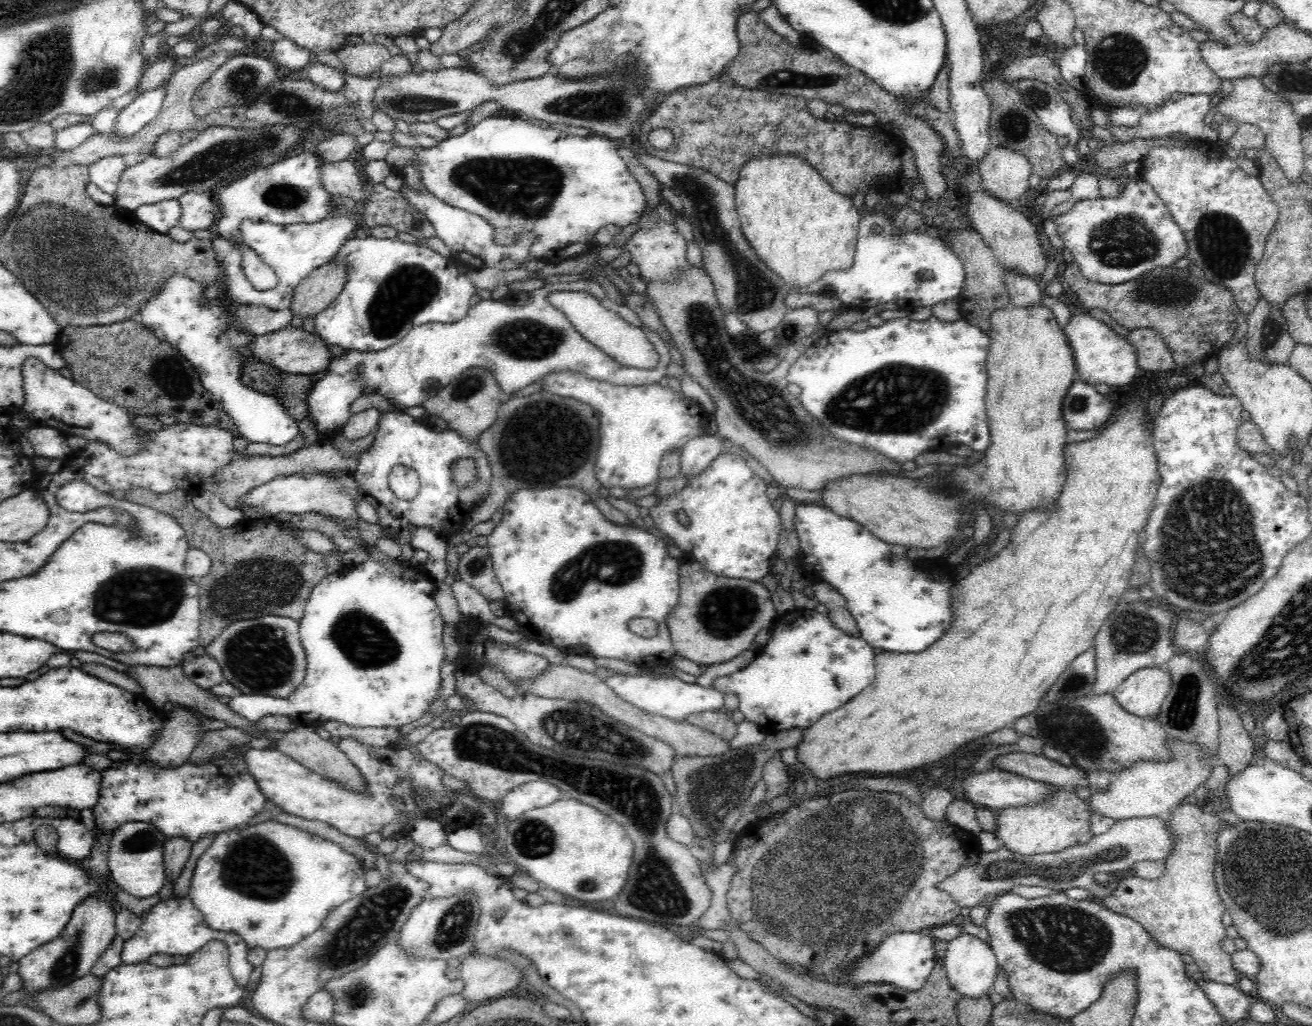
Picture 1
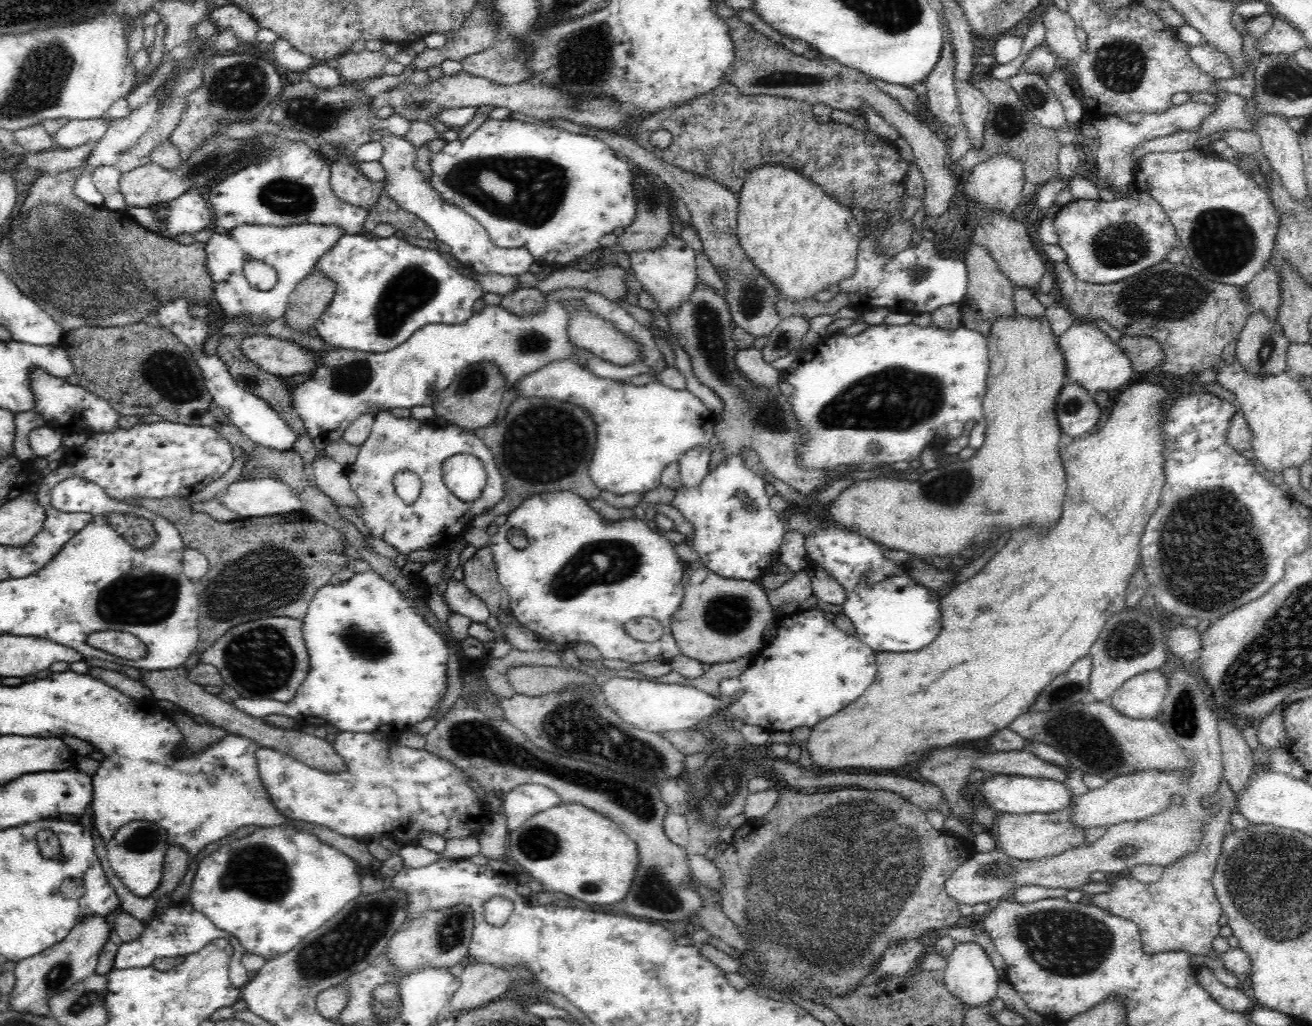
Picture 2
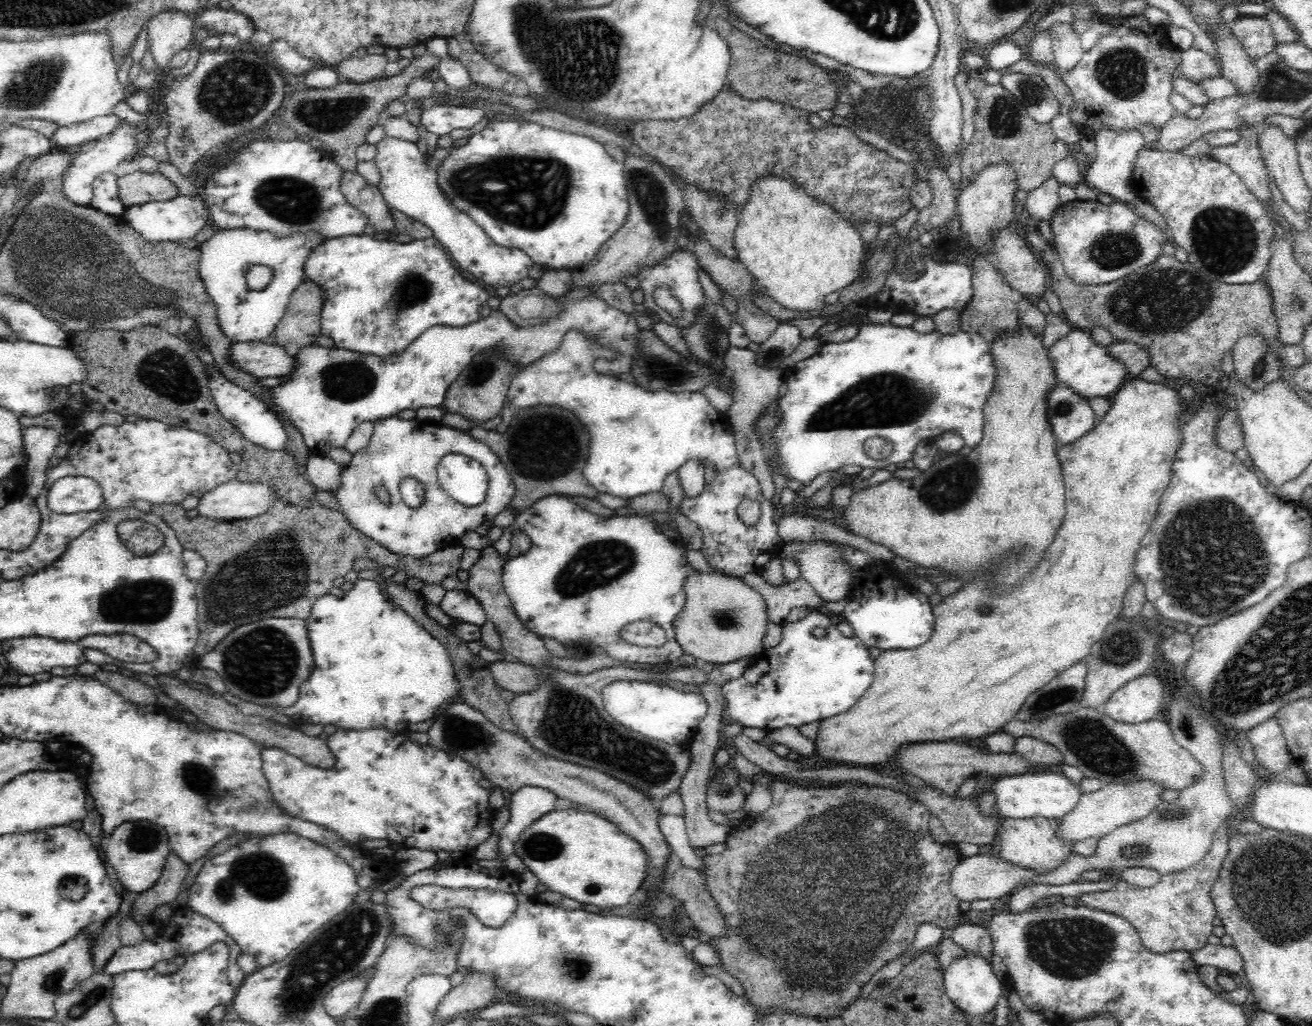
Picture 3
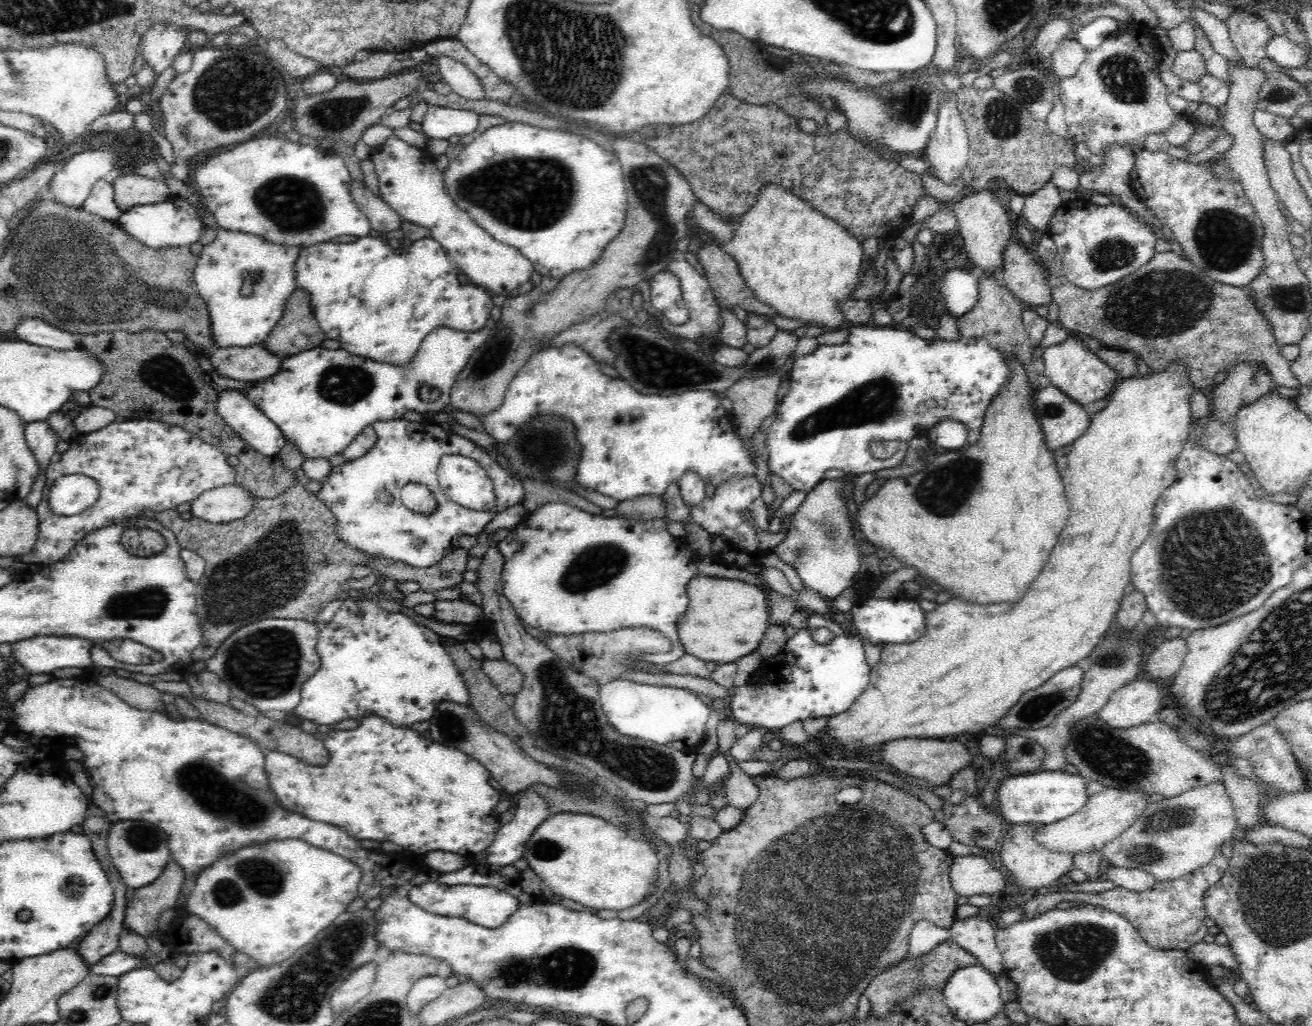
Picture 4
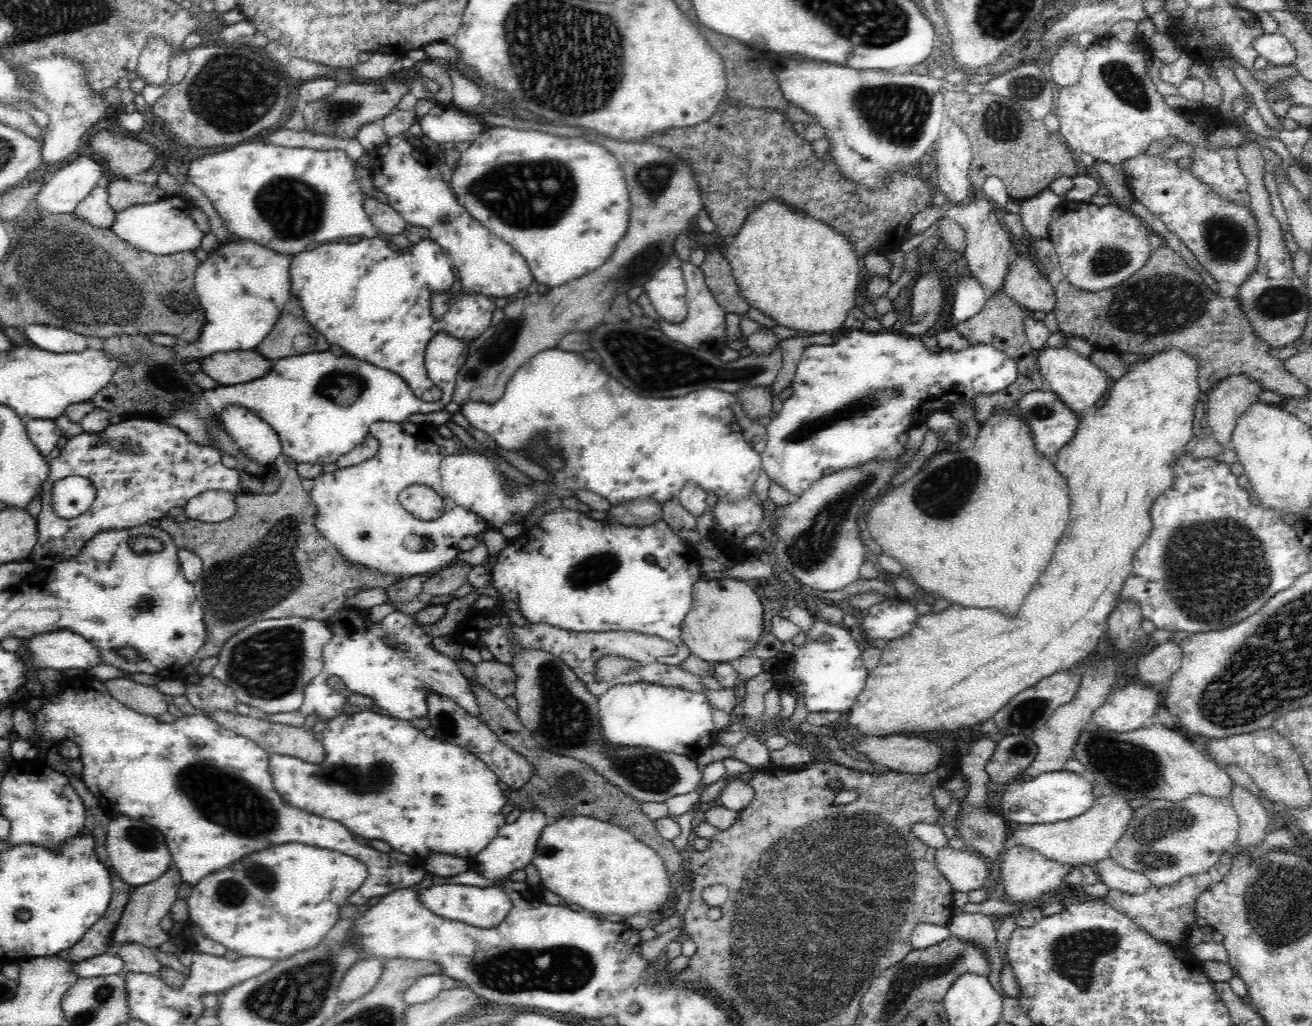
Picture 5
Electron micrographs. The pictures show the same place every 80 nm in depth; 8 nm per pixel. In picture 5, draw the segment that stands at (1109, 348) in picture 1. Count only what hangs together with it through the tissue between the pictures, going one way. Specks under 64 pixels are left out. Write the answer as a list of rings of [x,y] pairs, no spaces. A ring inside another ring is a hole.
[[[1042,348],[1037,353],[1037,365],[1040,375],[1047,384],[1047,388],[1054,392],[1056,398],[1064,403],[1070,412],[1075,416],[1082,416],[1084,411],[1094,406],[1095,401],[1105,397],[1109,390],[1110,383],[1108,375],[1094,366],[1090,359],[1080,357],[1074,349]]]

